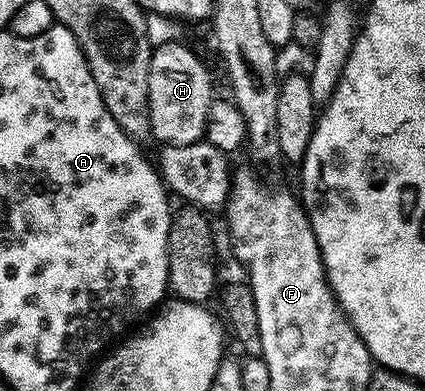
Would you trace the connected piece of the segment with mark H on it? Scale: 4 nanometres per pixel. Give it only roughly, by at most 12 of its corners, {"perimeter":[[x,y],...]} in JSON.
{"perimeter":[[182,39],[153,46],[153,140],[206,136],[216,100],[206,65]]}

